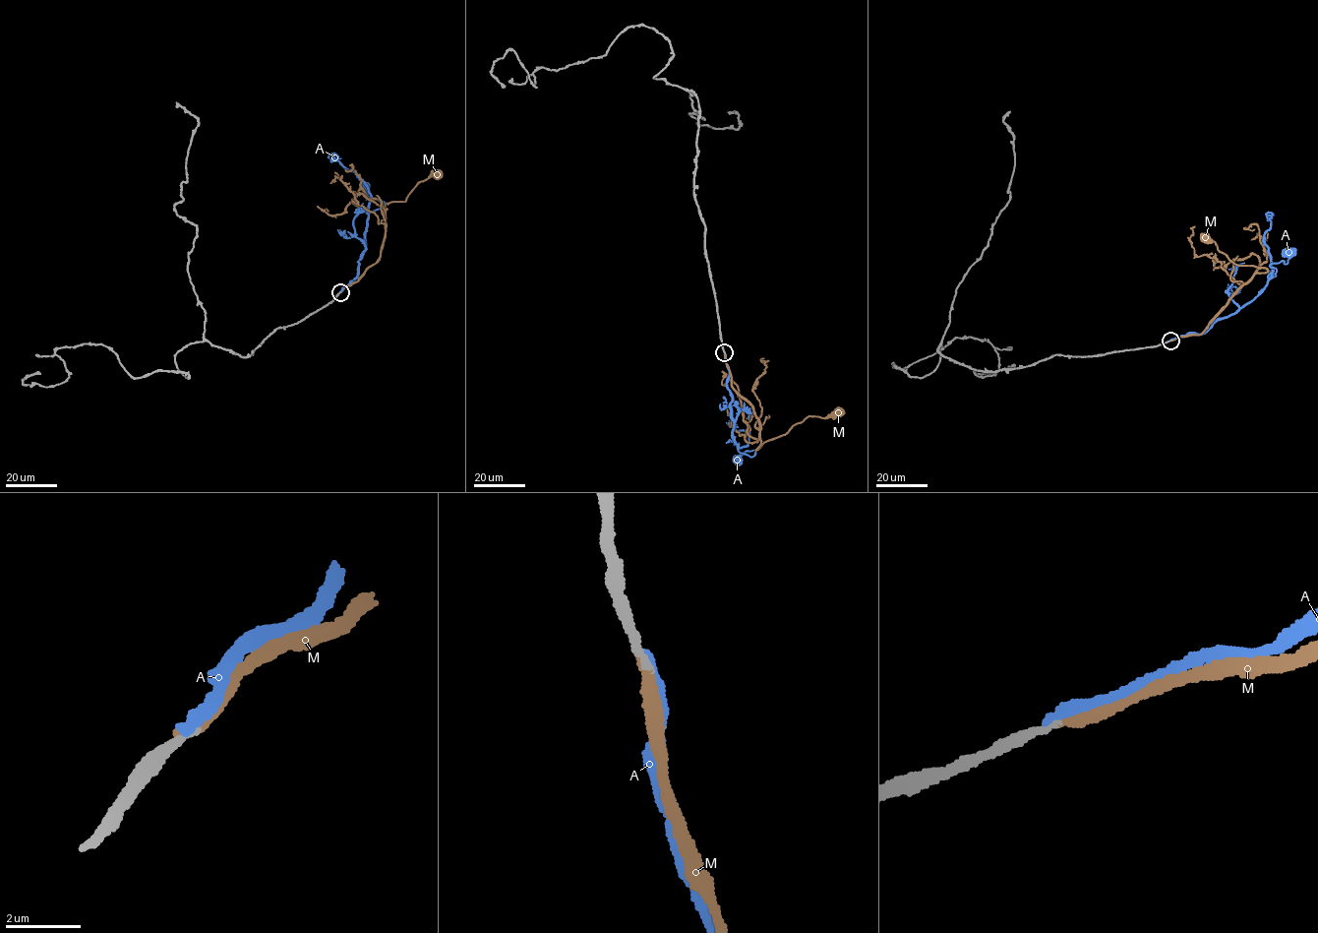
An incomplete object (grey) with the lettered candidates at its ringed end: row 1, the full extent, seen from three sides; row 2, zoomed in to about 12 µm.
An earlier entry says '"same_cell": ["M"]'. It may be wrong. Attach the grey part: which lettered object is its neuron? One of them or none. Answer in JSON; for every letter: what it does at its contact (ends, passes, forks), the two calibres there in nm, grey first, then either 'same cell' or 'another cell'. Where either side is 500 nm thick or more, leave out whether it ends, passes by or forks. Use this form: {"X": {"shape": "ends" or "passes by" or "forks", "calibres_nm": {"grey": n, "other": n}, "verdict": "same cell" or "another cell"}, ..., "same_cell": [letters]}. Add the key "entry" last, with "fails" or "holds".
{"A": {"shape": "ends", "calibres_nm": {"grey": 240, "other": 340}, "verdict": "another cell"}, "M": {"shape": "ends", "calibres_nm": {"grey": 240, "other": 260}, "verdict": "same cell"}, "same_cell": ["M"], "entry": "holds"}

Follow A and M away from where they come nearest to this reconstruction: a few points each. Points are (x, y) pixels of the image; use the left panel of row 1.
A: (340, 291), (354, 279), (366, 247), (369, 214), (384, 202), (366, 198), (365, 188)
M: (340, 292), (357, 281), (379, 258), (387, 225), (386, 203), (405, 202), (419, 182), (437, 174)

